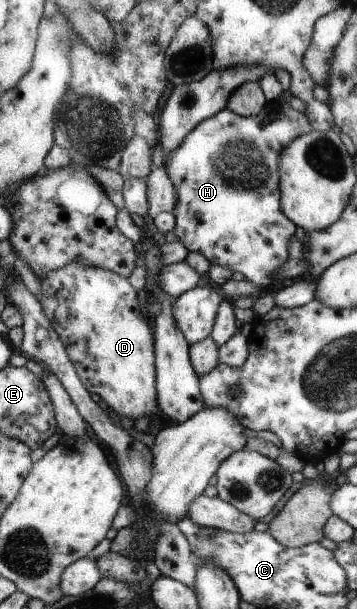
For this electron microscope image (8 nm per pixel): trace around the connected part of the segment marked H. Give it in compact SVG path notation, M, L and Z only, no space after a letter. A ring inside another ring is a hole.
M280 99L266 103L264 110L260 111L256 116L243 117L232 112L229 107L223 108L220 112L209 116L207 119L201 120L185 139L182 140L180 146L174 149L167 158L164 168L167 175L171 178L176 189L177 199L173 208L175 218L174 234L179 241L189 250L190 253L202 253L211 265L220 265L228 268L233 272L242 272L246 278L245 288L253 289L255 293L262 294L272 284L283 283L288 284L288 279L276 279L277 270L289 259L287 242L291 236L294 237L296 225L285 215L281 208L280 193L280 160L281 152L285 150L289 144L301 134L310 132L313 125L310 124L308 117L294 108L290 107L285 101Z

